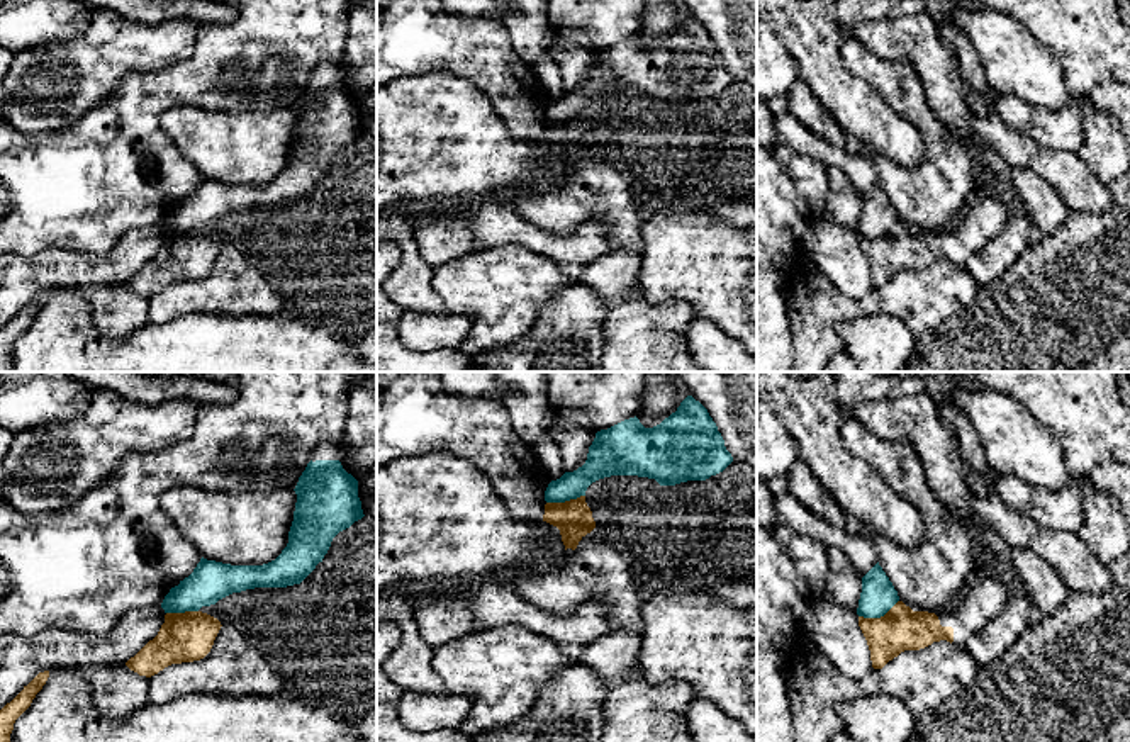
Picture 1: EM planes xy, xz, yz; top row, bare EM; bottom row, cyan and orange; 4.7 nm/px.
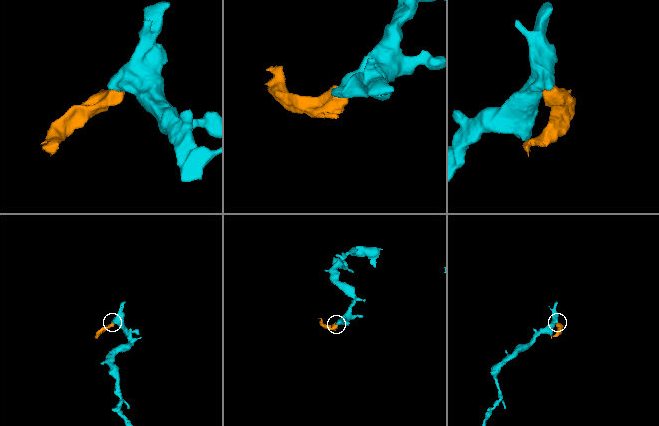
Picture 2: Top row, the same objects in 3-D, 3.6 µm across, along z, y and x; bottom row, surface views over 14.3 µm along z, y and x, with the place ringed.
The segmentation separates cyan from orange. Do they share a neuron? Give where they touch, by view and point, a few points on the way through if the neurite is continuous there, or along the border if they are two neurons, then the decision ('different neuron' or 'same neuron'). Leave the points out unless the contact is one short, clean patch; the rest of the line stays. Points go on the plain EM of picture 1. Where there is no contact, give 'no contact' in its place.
contact yz (878, 236); border yz (898, 219), (879, 236), (859, 236); different neuron

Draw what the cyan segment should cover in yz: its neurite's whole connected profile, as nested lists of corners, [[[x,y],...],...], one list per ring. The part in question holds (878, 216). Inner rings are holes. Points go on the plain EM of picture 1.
[[[879,182],[862,197],[862,212],[857,234],[864,238],[881,238],[899,221],[898,211],[879,185]]]

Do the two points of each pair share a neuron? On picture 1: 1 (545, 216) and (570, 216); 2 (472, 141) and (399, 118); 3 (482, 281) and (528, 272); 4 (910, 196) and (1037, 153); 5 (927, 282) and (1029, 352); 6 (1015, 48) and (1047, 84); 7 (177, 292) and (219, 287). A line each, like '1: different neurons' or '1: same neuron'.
1: same neuron
2: same neuron
3: same neuron
4: different neurons
5: different neurons
6: same neuron
7: same neuron

